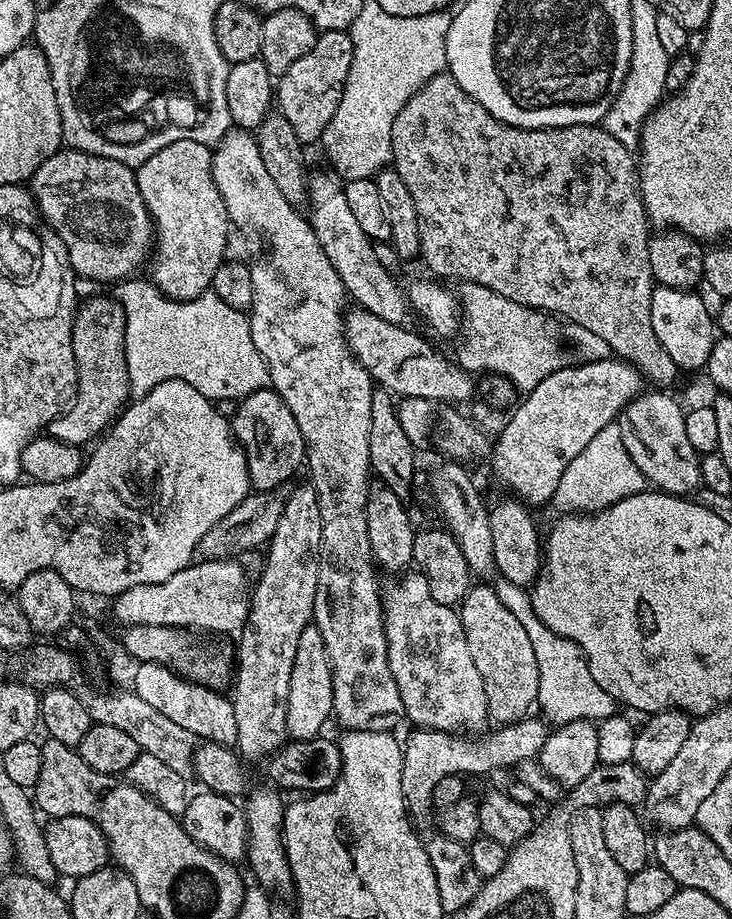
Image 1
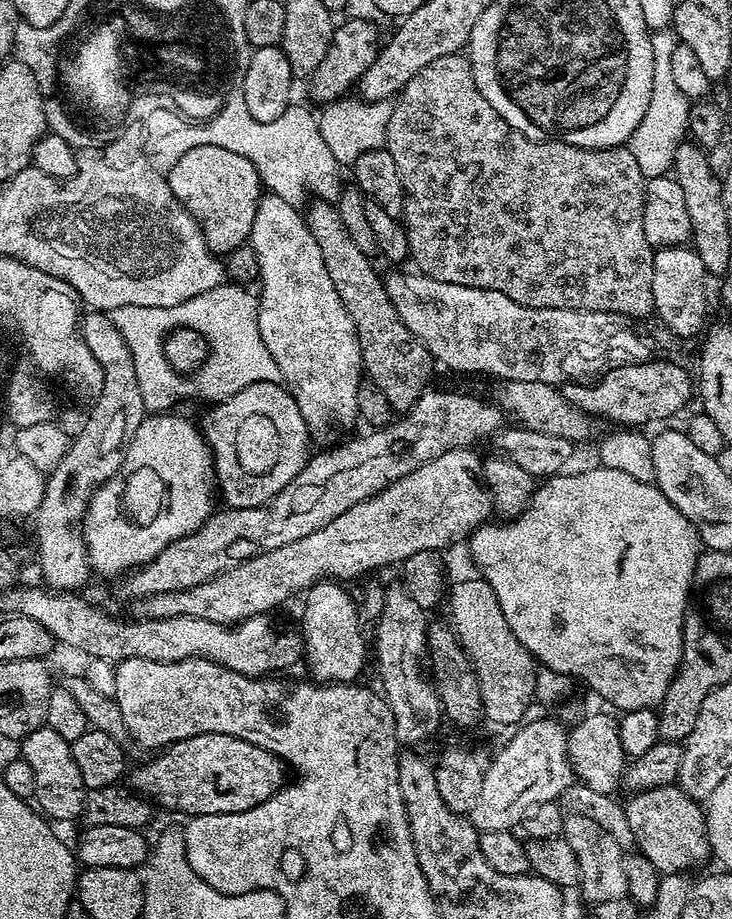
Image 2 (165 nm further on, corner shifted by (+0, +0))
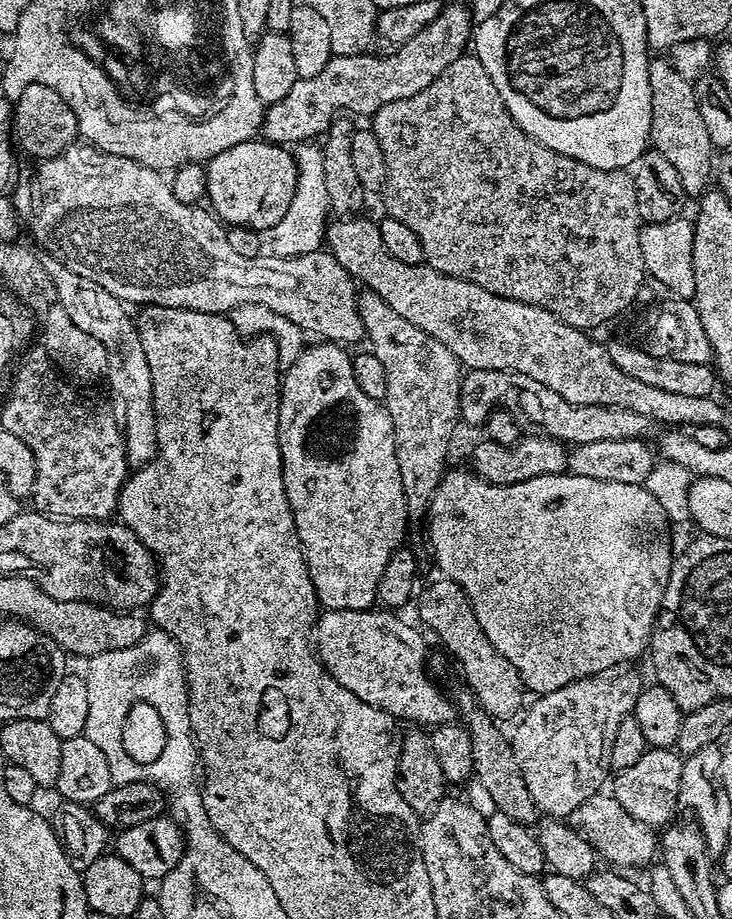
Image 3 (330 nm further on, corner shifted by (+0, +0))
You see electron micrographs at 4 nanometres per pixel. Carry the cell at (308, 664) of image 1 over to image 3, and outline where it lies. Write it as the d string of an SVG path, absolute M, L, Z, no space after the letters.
M316 342L316 345L305 347L304 351L297 356L295 362L287 365L286 371L282 376L280 385L280 409L278 410L278 432L280 434L280 453L282 454L282 470L284 471L284 485L286 486L286 498L290 502L290 510L294 518L294 526L296 527L296 537L300 540L300 547L304 549L304 561L308 567L310 578L314 582L314 590L316 591L316 599L325 609L331 610L368 610L377 603L376 591L378 590L378 582L382 582L382 570L386 570L386 562L390 562L392 555L401 548L405 543L404 531L410 527L408 518L408 503L404 497L402 490L402 474L398 470L398 454L394 454L394 422L390 422L390 414L384 409L381 401L370 398L358 387L358 382L354 378L354 370L352 369L352 356L349 355L341 345L335 342Z

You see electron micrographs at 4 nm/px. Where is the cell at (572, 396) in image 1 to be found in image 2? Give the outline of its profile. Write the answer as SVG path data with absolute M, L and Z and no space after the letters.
M668 360L631 362L621 368L612 368L597 384L563 385L564 397L584 412L601 421L613 420L616 426L644 426L651 420L668 420L675 412L680 412L684 404L694 400L694 376L680 364Z

